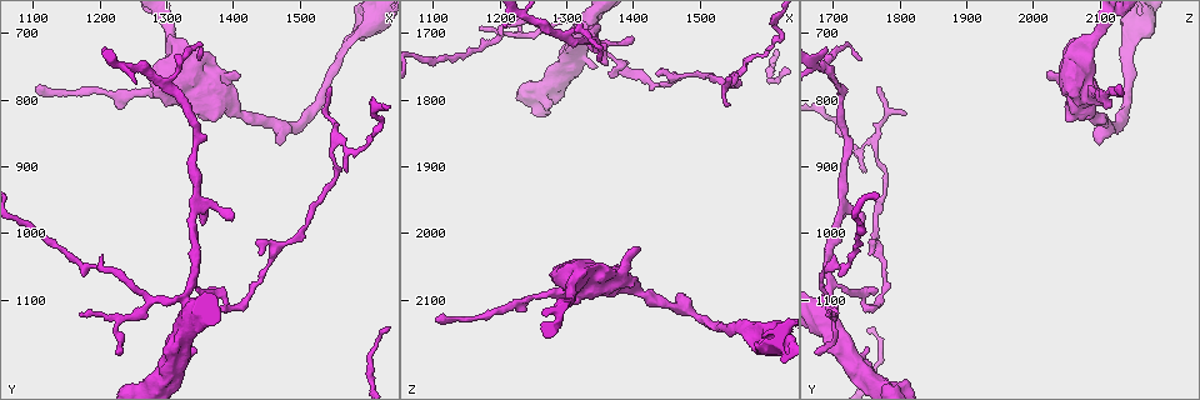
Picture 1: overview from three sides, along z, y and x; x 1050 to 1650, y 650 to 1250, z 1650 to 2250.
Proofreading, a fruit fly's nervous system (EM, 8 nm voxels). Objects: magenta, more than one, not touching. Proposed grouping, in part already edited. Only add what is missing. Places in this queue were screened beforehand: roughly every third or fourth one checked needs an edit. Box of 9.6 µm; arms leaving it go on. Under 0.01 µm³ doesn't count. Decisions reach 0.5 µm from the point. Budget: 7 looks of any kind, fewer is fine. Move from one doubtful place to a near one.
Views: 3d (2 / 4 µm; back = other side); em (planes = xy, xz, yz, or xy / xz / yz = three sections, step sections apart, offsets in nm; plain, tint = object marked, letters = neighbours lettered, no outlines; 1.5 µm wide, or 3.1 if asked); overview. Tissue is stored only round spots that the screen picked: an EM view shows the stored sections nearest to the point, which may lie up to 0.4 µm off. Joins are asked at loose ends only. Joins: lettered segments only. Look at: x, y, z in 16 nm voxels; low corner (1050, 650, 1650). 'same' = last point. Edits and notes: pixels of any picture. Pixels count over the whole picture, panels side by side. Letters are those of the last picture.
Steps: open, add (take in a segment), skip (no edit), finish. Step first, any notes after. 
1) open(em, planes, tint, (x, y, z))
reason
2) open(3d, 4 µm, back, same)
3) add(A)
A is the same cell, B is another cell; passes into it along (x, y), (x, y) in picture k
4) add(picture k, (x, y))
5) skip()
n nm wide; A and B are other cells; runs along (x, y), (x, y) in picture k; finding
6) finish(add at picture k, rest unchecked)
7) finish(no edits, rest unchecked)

open(3d, 4 µm, (1470, 865, 2100))

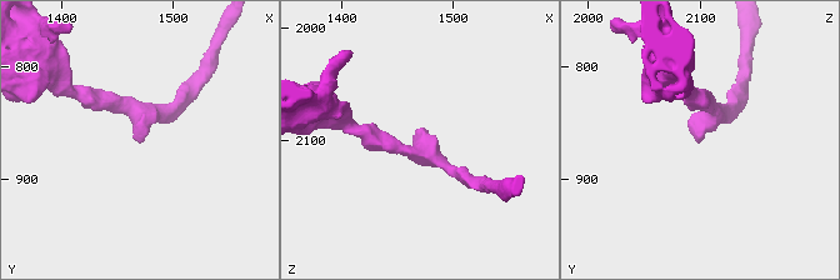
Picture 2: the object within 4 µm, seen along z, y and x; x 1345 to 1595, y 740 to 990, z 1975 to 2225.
open(em, xy, step 8, letters, (1466, 866, 2102))
arms of 190, 220 nm; need the tissue

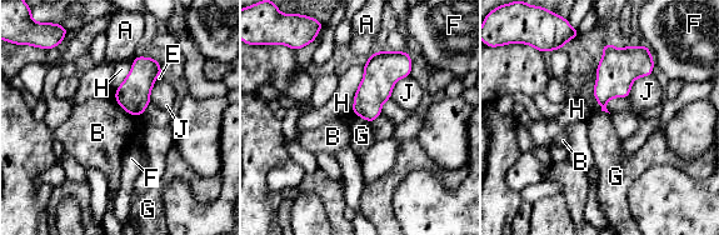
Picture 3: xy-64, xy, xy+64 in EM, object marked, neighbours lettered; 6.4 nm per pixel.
skip()
A, B, E, F, G, H and J are other cells; no lettered segment goes on from it

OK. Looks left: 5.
open(em, planes, tint, (1540, 825, 1810))
free end

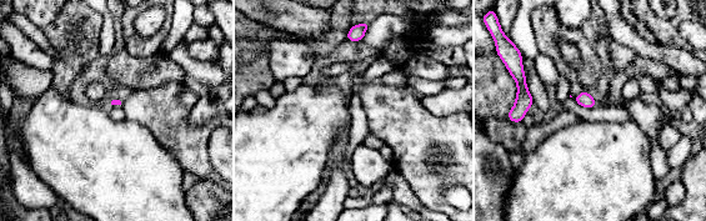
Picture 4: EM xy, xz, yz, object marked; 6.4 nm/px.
open(em, planes, letters, same)
what lies round it

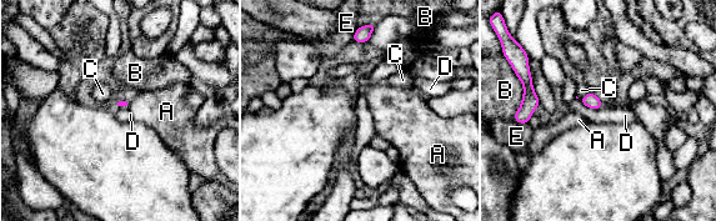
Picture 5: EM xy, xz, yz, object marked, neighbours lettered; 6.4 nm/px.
skip()
A, B, C, D and E are other cells; border along (576, 98), (592, 109), (602, 105) in picture 5; none of them fits

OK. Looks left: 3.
open(em, xy, step 4, letters, (1175, 1120, 1695))
branch stops here

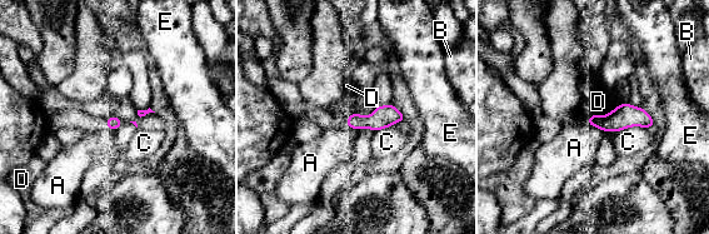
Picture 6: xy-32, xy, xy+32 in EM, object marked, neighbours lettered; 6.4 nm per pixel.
open(em, planes, letters, same)

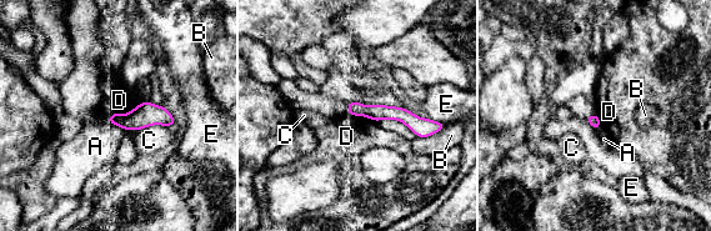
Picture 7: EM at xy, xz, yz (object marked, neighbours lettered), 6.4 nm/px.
skip()
A, B, C, D and E are other cells; runs along (350, 106), (436, 127) in picture 7; none of them fits

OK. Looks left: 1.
finish(no edits, rest unchecked)

